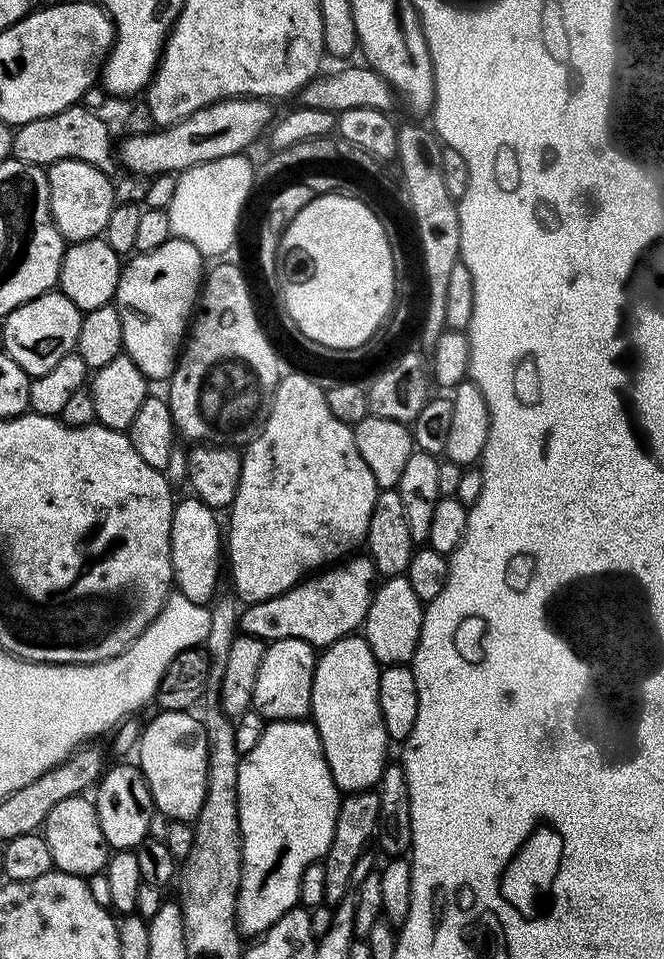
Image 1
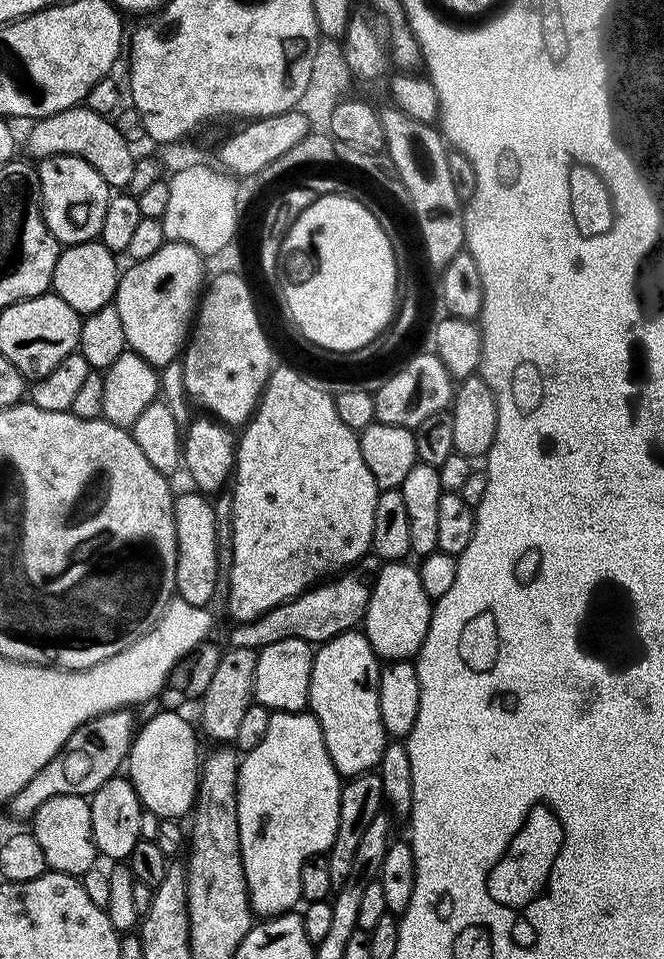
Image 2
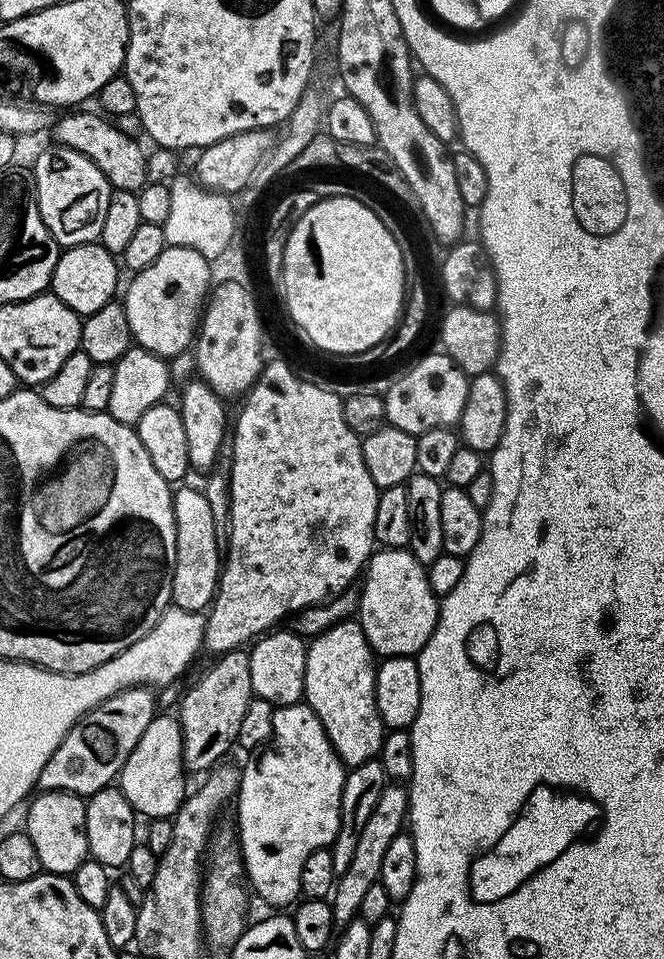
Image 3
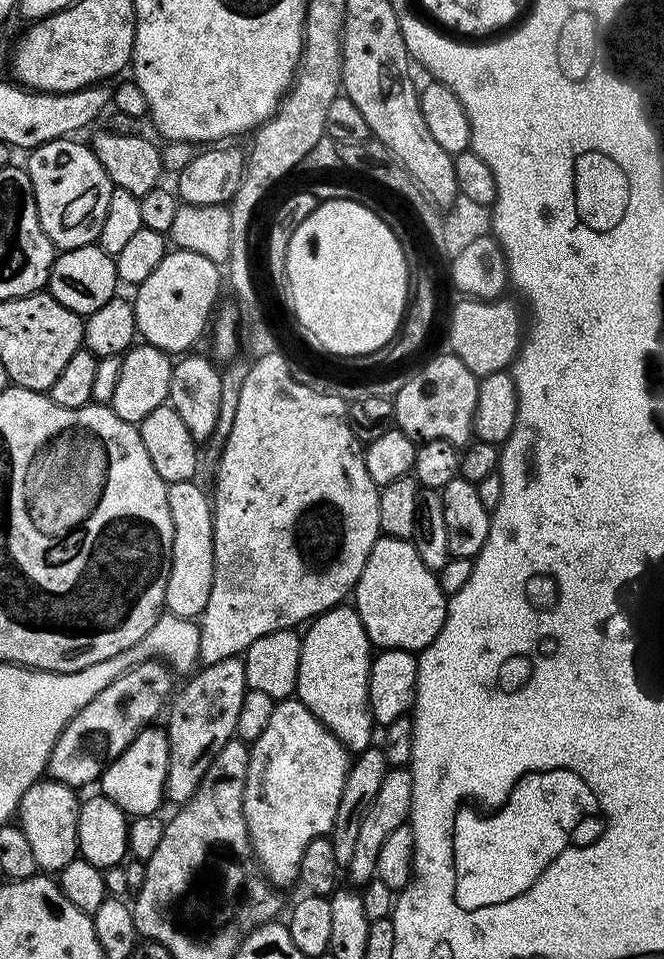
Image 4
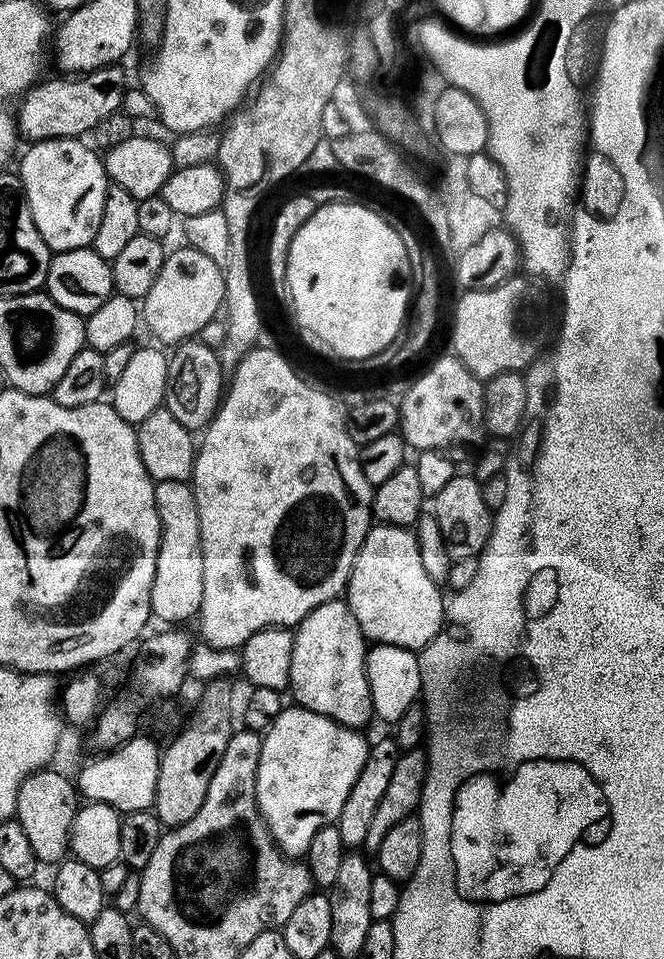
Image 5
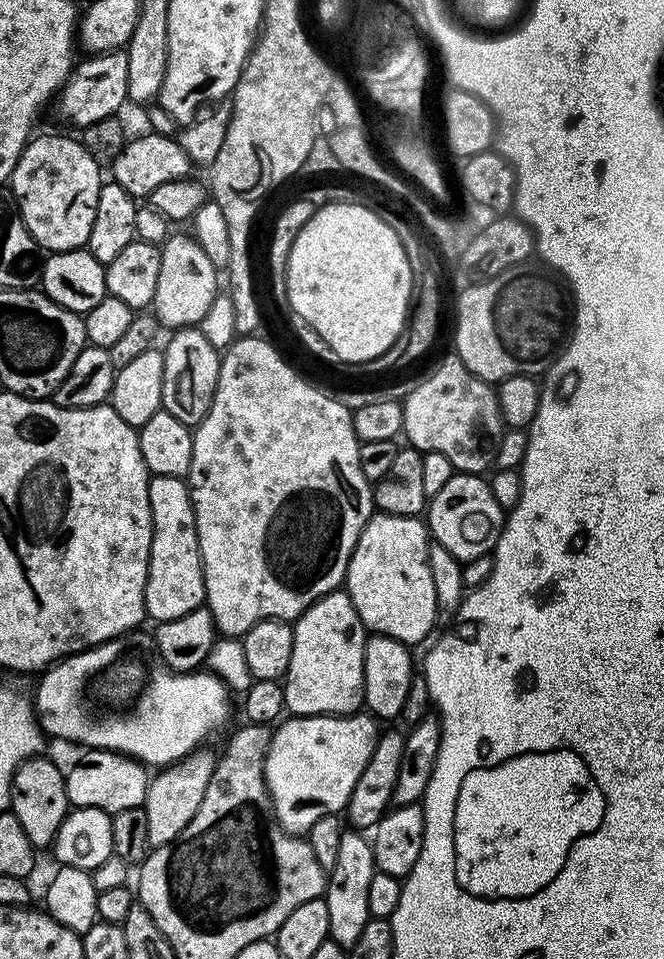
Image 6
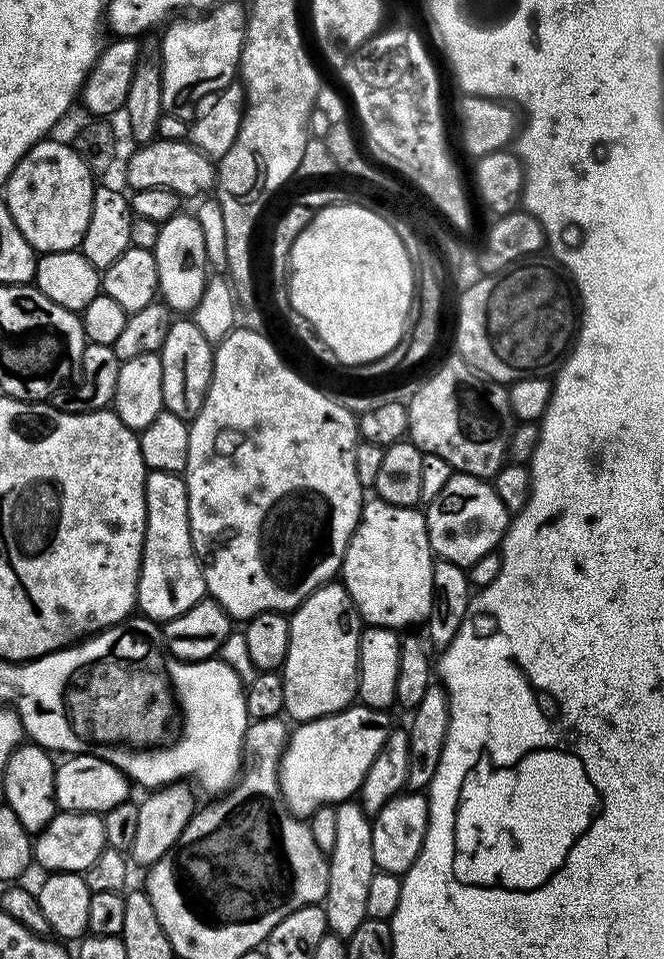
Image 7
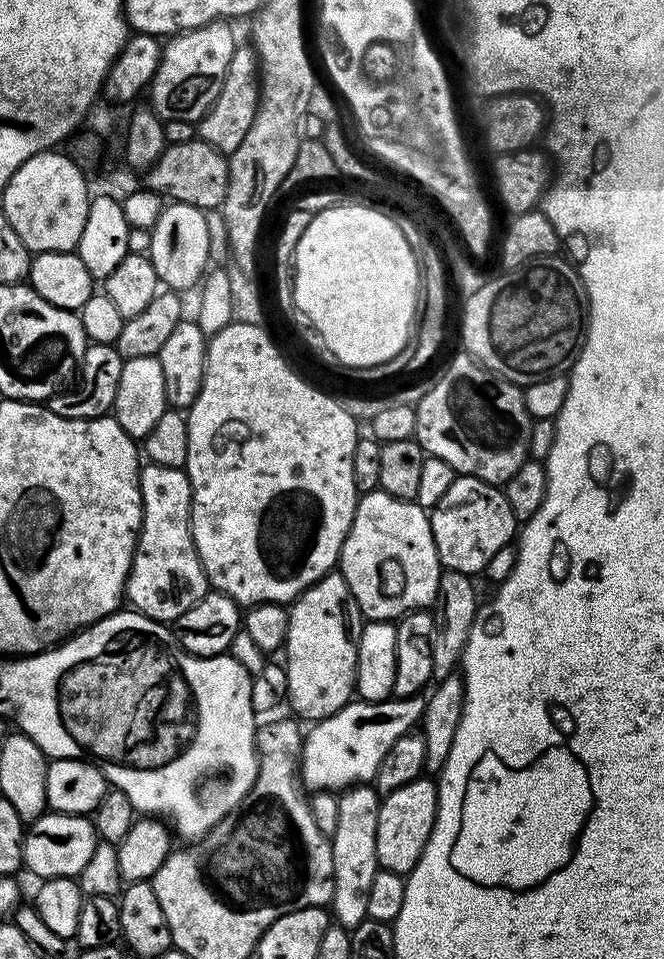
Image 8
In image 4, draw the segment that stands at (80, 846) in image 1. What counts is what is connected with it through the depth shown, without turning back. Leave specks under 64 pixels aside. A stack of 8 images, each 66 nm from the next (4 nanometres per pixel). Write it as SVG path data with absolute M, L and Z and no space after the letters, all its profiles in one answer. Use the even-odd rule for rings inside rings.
M41 778L22 794L18 809L18 823L22 834L30 842L37 869L44 874L59 874L64 867L77 859L78 822L82 803L77 789L51 778Z

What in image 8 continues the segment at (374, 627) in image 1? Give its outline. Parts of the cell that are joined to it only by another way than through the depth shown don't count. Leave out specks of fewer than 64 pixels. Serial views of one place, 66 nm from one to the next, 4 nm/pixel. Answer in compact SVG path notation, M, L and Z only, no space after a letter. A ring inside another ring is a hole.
M379 490L363 493L363 495L357 499L356 509L354 510L354 522L350 522L350 530L346 534L346 542L342 542L338 571L340 575L344 577L346 586L350 586L350 594L356 600L356 605L360 608L361 617L363 617L365 621L391 620L396 622L407 616L409 612L419 612L421 610L431 609L436 603L442 565L438 558L438 550L434 546L434 534L432 533L432 522L429 513L413 501L399 500L398 498L394 498L390 494L386 494Z

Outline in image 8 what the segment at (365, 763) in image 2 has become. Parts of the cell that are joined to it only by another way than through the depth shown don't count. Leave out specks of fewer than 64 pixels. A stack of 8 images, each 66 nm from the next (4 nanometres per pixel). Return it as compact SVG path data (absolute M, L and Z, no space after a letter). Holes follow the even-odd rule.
M339 571L329 572L292 601L286 641L286 704L297 712L295 715L301 721L325 720L353 703L356 691L356 637L360 635L361 627L360 608Z

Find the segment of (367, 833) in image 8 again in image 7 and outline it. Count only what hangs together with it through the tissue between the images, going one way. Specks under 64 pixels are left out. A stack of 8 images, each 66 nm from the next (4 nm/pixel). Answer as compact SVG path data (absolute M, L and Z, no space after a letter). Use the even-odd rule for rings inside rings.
M341 802L335 805L336 825L338 835L334 841L334 850L328 856L328 873L330 882L326 886L326 898L322 905L326 914L329 933L333 936L346 938L362 926L362 922L368 919L366 914L366 897L370 891L370 878L378 871L374 862L374 842L372 841L372 820L370 816L356 802Z

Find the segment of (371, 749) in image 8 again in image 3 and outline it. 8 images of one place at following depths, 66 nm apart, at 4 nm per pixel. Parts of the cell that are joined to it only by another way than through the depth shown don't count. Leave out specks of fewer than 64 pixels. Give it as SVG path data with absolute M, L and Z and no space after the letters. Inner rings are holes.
M304 702L276 708L274 734L267 747L257 756L260 756L257 760L243 765L240 790L234 800L236 820L240 823L240 855L243 856L244 871L250 888L252 883L253 890L268 904L291 905L300 896L302 862L306 862L306 858L310 858L314 850L331 846L338 834L346 766L334 750L322 722L318 722L314 710Z

